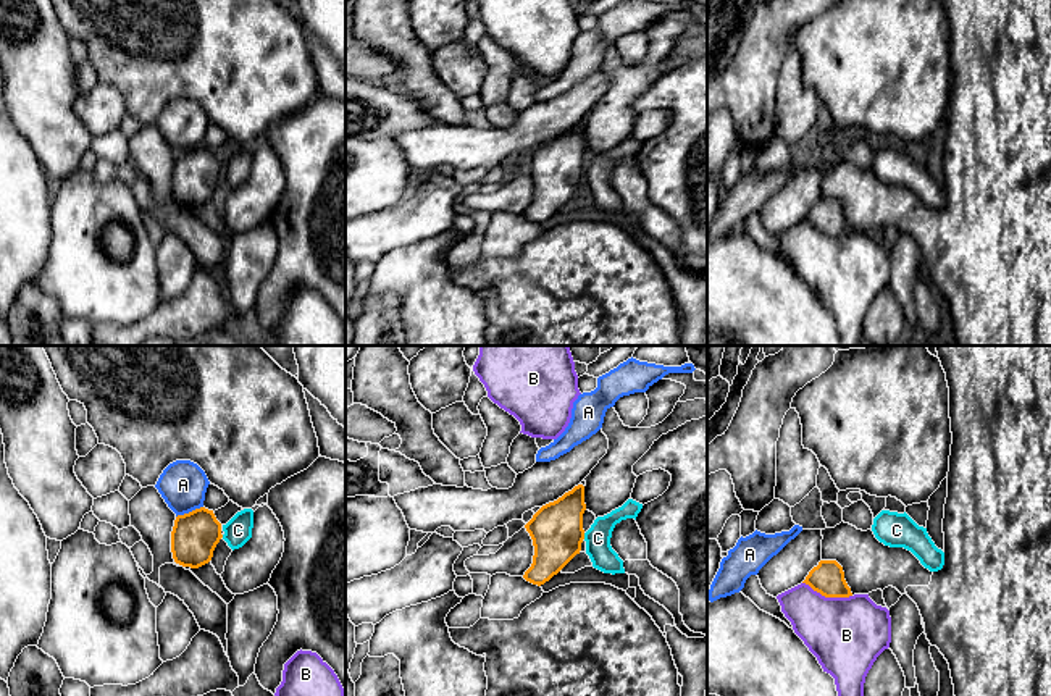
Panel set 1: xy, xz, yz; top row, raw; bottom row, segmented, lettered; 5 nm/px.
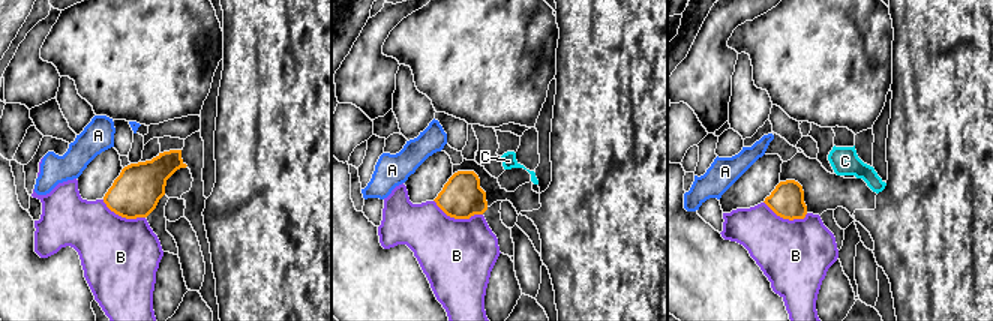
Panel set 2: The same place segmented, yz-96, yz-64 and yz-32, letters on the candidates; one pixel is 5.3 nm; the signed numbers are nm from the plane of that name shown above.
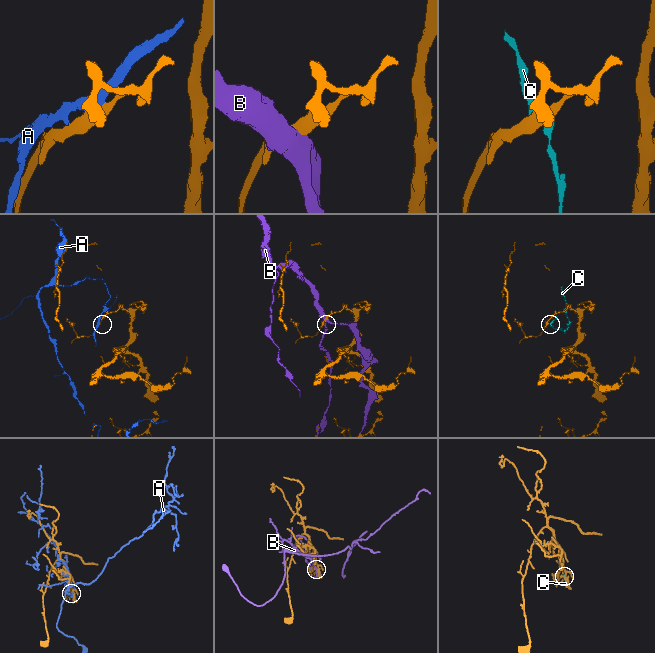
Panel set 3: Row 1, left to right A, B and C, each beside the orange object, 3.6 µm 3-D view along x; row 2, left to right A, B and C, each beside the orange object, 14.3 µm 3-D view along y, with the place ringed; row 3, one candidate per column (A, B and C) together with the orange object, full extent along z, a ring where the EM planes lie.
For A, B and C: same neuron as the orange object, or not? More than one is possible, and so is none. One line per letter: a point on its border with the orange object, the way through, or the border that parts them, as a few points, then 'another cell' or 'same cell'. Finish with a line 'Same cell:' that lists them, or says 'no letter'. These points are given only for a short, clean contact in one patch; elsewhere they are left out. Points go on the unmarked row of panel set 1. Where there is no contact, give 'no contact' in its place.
A: contact xy (189, 150); another cell
B: contact yz (827, 234); another cell
C: contact xz (583, 175); border xz (583, 171), (585, 176); another cell
Same cell: no letter

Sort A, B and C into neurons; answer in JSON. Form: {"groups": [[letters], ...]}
{"groups": [["A"], ["B"], ["C"]]}

